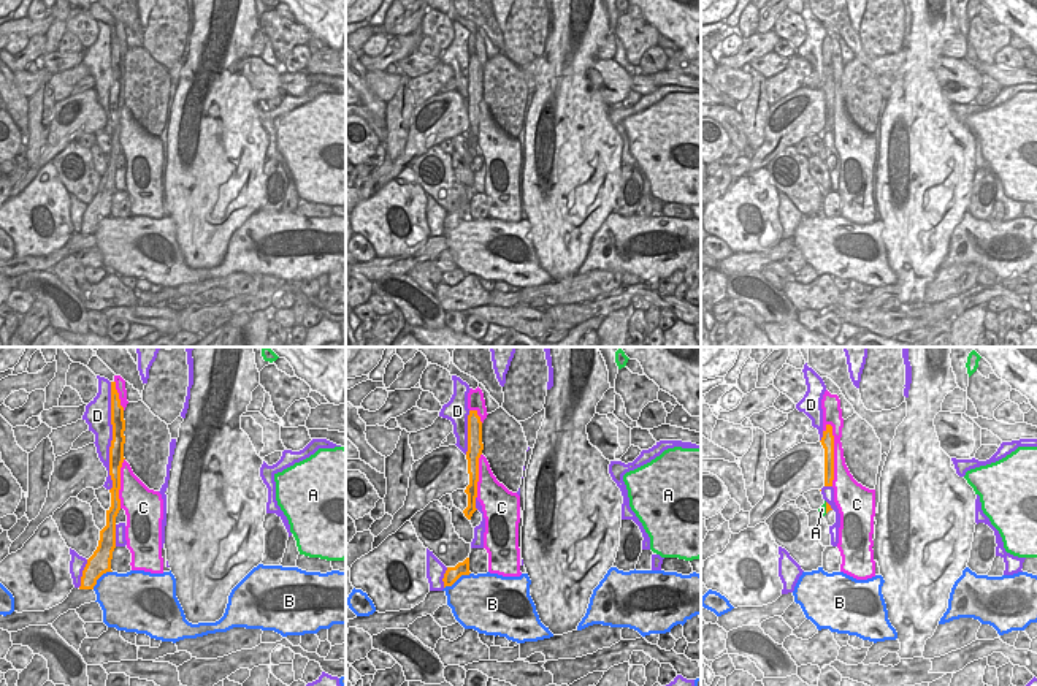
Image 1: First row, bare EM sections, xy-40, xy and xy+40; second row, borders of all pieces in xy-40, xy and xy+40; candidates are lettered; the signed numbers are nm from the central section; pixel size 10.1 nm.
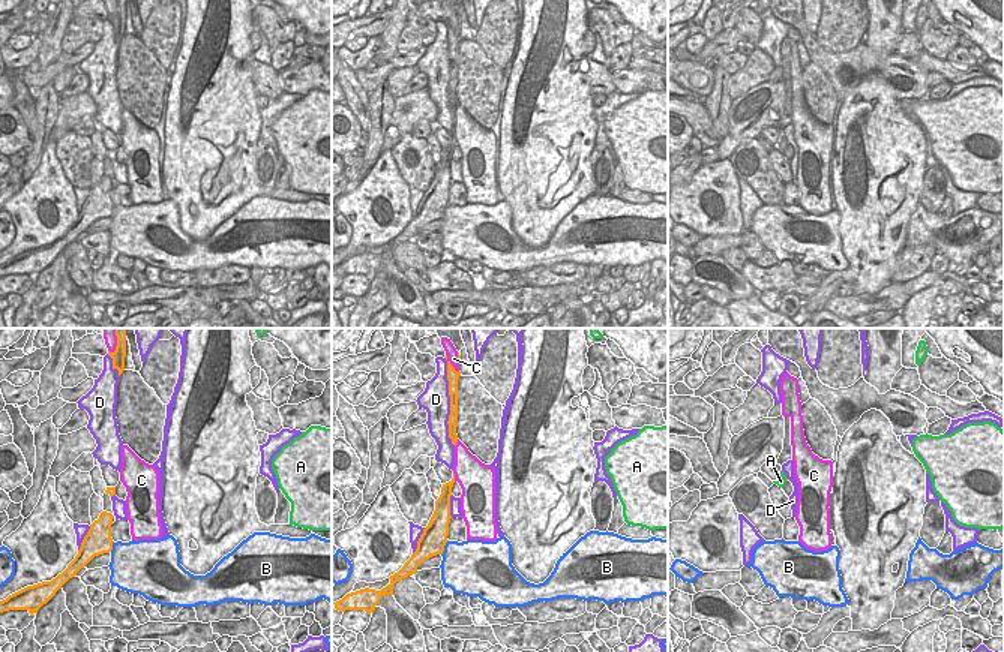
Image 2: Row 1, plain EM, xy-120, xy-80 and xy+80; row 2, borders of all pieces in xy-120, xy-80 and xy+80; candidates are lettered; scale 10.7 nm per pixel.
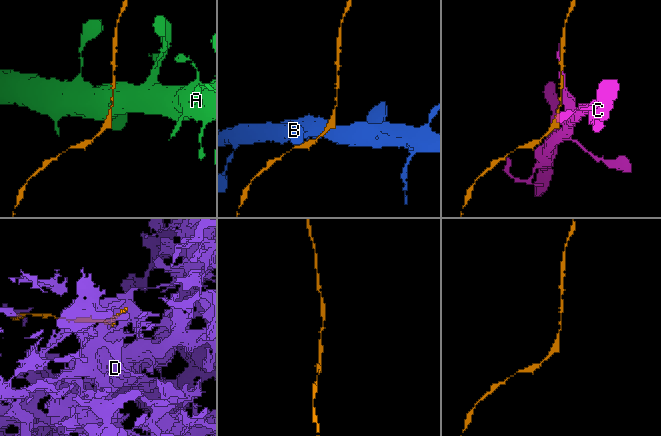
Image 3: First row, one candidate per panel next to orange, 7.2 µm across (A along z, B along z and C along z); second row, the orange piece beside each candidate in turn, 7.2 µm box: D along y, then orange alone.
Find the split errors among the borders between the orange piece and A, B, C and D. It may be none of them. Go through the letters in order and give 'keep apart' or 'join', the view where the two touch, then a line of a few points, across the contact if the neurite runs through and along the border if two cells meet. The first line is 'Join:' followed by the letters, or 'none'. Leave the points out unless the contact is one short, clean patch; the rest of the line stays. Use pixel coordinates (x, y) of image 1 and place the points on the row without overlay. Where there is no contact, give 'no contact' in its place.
Join: none
A: keep apart; meets orange in xy+40; line xy+40 (825, 148), (826, 157)
B: keep apart; meets orange in xy; line xy (470, 217), (444, 233)
C: keep apart; meets orange in xy+40
D: keep apart; meets orange in xy-40

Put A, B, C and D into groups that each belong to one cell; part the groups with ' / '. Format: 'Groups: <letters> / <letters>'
Groups: A / B / C / D

